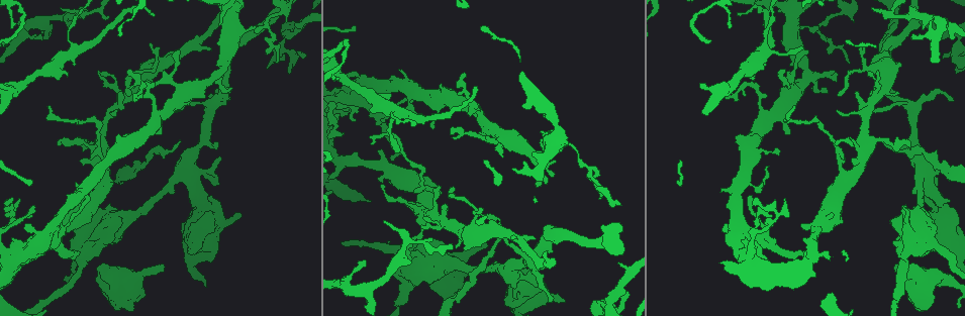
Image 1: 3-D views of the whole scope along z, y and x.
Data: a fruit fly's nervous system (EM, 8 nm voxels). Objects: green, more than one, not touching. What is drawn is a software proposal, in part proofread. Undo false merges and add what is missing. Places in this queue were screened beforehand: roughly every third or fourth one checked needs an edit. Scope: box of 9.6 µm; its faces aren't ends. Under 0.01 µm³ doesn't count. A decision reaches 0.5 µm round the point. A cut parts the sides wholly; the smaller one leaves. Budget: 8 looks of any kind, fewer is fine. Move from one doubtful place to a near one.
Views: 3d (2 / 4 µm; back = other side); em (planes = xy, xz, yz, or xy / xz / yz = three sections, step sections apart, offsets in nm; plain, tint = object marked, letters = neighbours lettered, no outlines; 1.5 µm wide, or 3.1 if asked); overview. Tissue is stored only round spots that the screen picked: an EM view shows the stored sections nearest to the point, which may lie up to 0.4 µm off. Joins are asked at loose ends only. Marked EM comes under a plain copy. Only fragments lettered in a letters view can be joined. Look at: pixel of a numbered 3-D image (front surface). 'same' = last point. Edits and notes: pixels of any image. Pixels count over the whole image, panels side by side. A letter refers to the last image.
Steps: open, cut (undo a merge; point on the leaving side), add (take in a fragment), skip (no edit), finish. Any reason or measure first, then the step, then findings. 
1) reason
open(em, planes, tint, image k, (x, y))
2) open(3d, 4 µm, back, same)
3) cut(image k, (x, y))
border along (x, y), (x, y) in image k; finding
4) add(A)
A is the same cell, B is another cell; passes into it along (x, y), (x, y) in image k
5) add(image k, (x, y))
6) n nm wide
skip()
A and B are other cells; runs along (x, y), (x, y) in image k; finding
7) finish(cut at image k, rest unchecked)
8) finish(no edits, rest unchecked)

calibre changes
open(em, planes, tint, image 1, (338, 161))

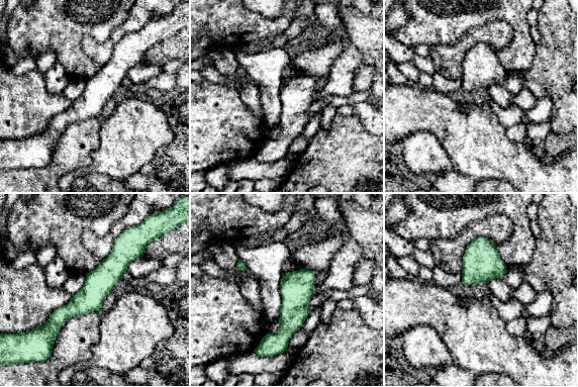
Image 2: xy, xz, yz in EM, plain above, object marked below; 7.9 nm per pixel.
open(em, planes, letters, same)

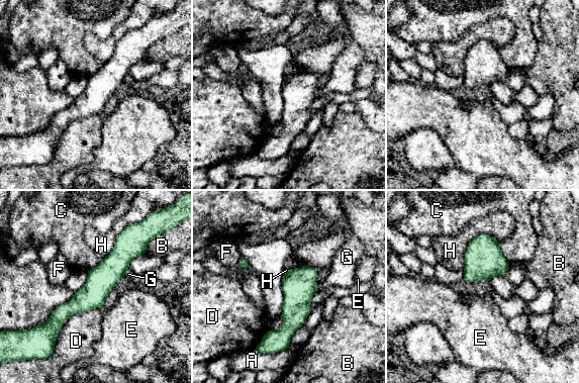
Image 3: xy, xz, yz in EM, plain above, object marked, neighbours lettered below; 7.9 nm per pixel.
220 nm wide
skip()
A, B, C, D, E, F, G and H are other cells; border along (499, 243), (477, 234), (463, 269) in image 3; one neuron here

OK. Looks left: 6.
branch stops here
open(3d, 2 µm, image 1, (441, 192))

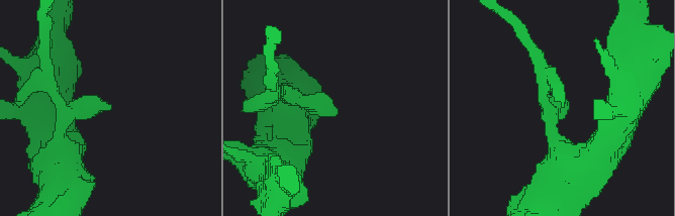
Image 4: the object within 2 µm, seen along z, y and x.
now the EM
open(em, yz, step 8, letters, image 4, (334, 116))

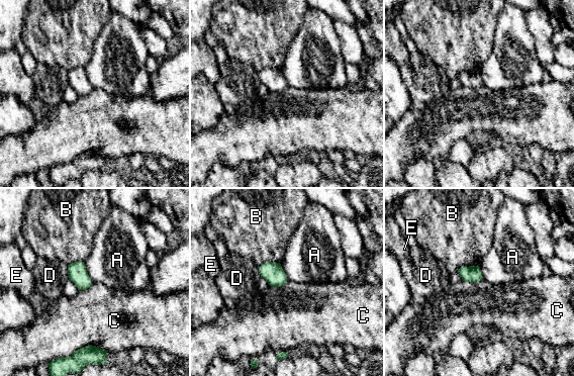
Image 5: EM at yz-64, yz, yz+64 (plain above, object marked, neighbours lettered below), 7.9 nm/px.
B touches over 190 nm
skip()
A, B, C, D and E are other cells; border along (83, 262), (88, 277), (92, 282) in image 5; no lettered fragment goes on from it

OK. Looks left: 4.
arms part here
open(em, planes, letters, image 1, (880, 66))

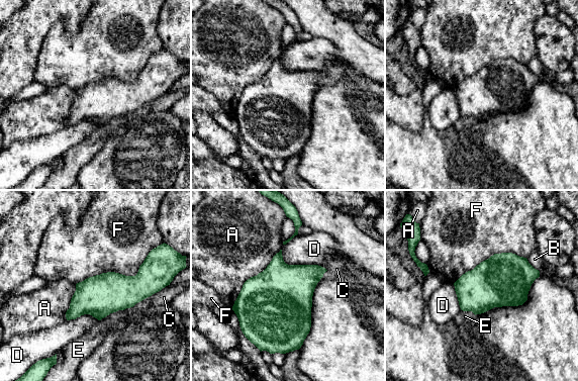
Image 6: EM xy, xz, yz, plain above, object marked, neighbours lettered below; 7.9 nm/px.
skip()
A, B, C, D, E and F are other cells; continuous, no second neuron

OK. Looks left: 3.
finish(no edits, rest unchecked)

